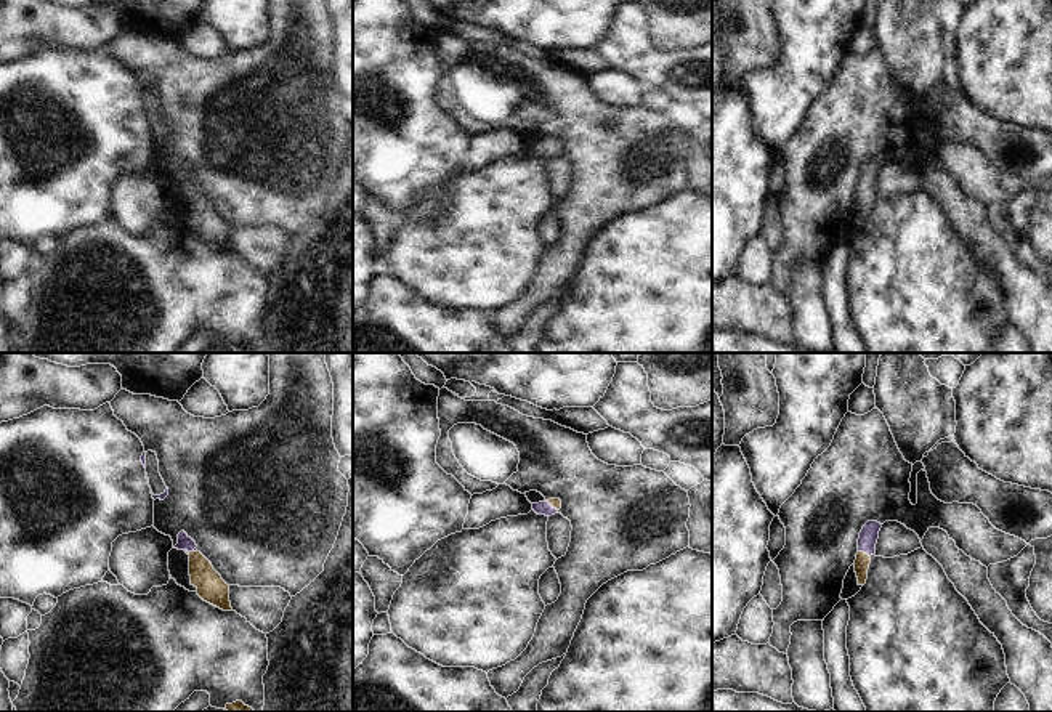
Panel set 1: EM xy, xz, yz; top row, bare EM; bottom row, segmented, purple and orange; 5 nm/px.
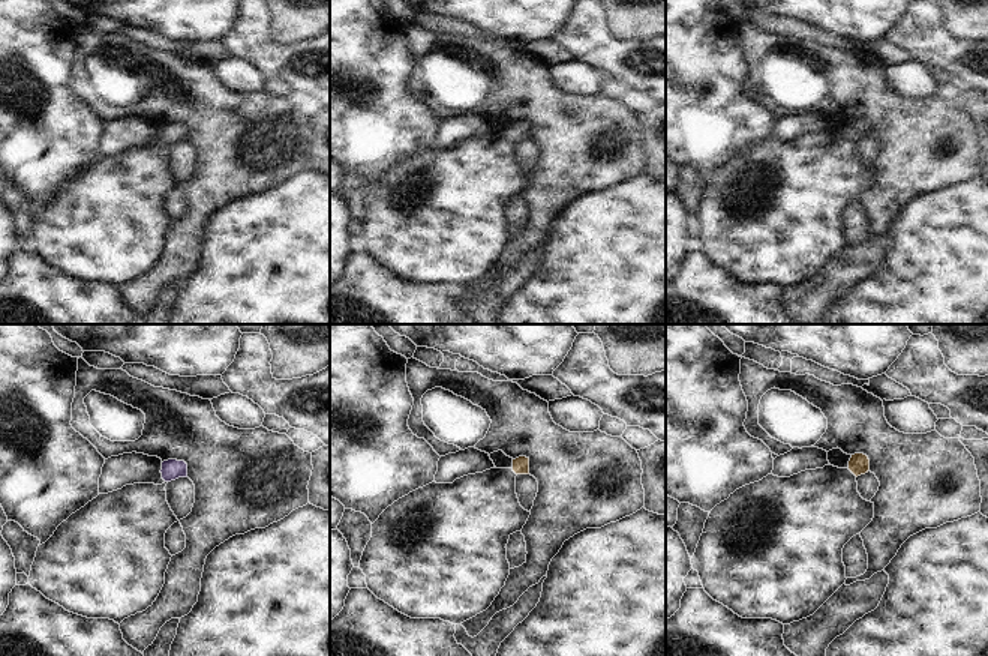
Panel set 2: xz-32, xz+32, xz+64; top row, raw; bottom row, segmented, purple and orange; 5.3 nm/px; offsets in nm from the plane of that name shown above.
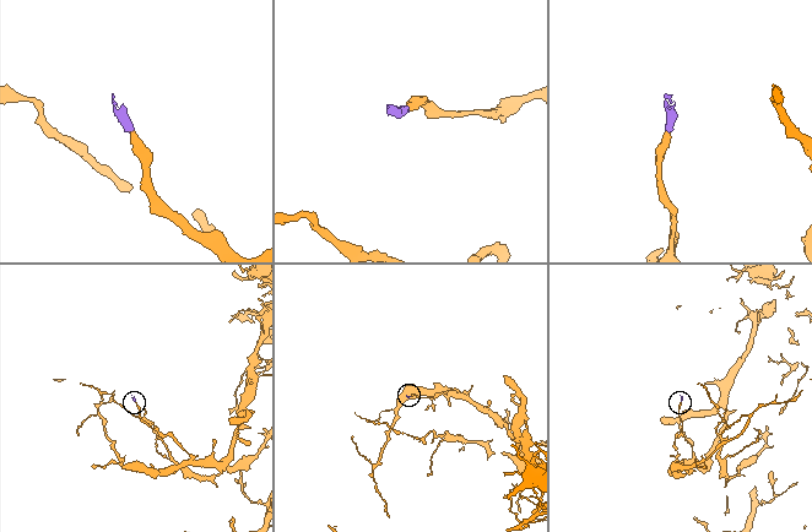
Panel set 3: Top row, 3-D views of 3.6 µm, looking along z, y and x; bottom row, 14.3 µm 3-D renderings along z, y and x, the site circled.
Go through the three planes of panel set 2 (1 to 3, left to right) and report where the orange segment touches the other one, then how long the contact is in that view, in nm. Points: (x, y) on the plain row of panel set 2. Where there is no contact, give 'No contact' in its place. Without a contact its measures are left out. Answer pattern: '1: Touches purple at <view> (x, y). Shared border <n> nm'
1: No contact
2: No contact
3: No contact

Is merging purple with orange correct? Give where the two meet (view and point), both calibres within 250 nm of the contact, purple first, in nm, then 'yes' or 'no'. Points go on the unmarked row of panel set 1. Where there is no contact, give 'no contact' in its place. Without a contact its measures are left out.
yz (865, 193) | 100/80 nm | yes

